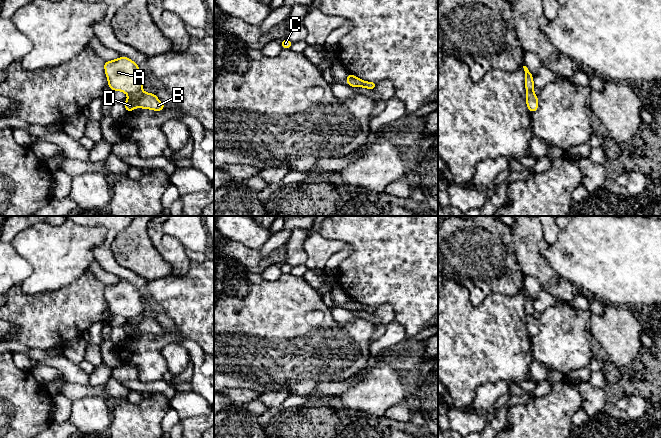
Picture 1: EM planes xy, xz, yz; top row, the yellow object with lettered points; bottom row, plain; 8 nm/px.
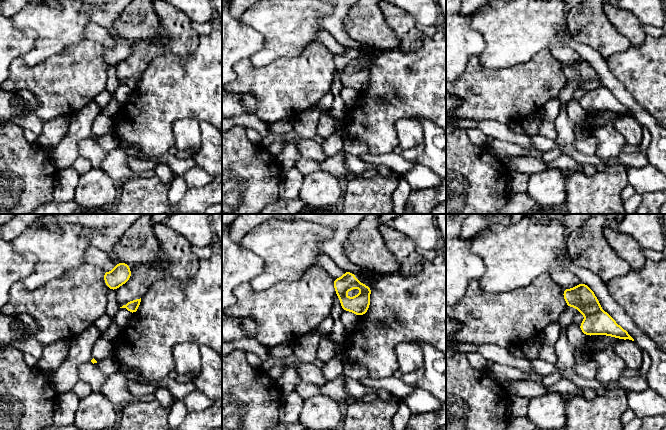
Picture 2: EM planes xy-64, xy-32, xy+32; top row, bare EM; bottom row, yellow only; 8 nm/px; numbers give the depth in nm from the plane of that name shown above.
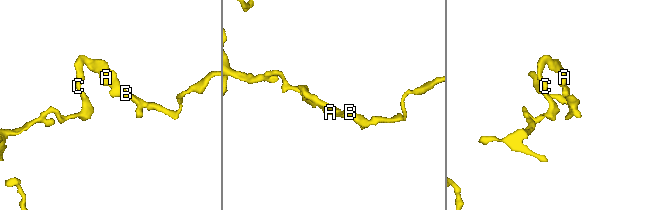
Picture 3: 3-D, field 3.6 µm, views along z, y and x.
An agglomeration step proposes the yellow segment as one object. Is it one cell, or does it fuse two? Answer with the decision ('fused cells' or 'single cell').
fused cells

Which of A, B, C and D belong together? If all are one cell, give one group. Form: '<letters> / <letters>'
A C / B D

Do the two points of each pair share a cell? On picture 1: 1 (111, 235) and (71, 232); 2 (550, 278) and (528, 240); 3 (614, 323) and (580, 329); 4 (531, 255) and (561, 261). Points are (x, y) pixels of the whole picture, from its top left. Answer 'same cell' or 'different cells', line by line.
1: different cells
2: same cell
3: different cells
4: different cells

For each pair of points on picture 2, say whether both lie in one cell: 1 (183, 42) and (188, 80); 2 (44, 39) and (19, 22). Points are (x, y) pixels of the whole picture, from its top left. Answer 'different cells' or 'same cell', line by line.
1: different cells
2: same cell

